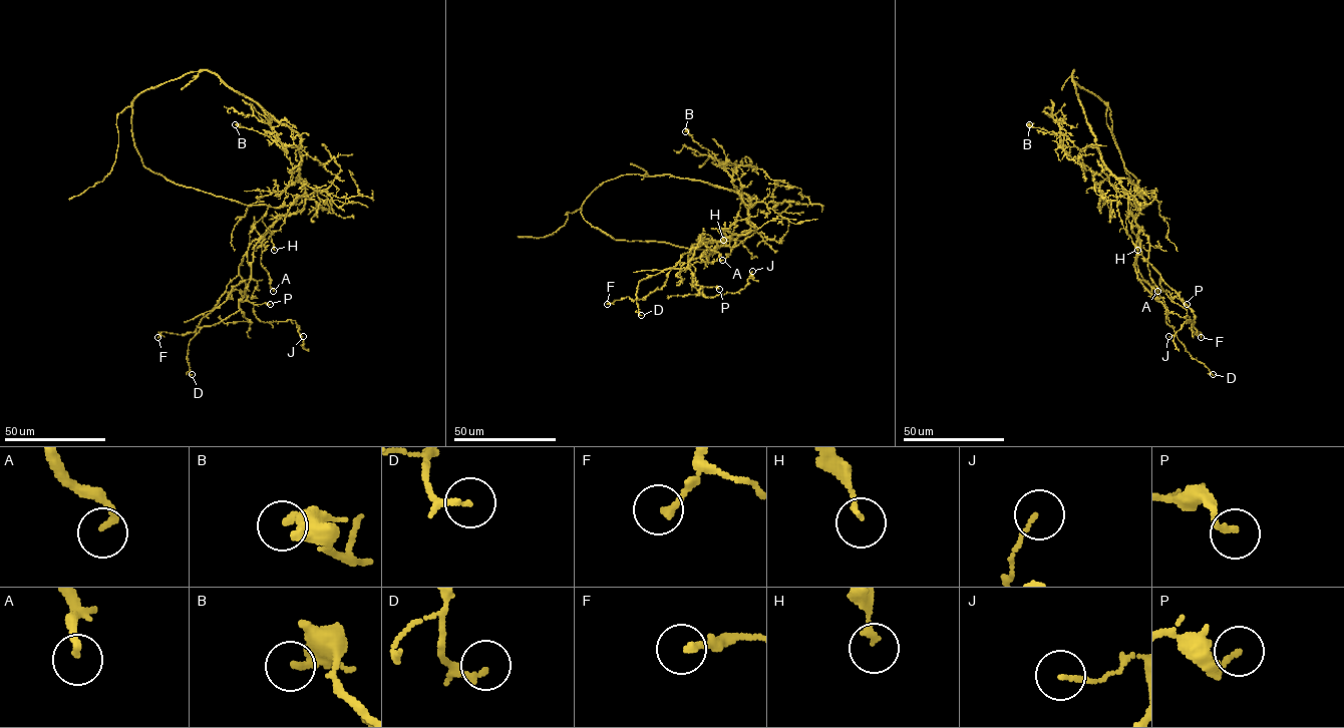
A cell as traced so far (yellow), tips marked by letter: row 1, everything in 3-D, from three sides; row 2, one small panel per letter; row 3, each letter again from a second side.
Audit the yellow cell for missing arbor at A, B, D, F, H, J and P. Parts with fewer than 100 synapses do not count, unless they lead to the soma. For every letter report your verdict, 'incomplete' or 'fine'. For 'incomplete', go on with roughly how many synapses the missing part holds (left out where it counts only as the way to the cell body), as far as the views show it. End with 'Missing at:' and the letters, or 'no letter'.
A: fine
B: fine
D: fine
F: fine
H: fine
J: fine
P: fine
Missing at: no letter

